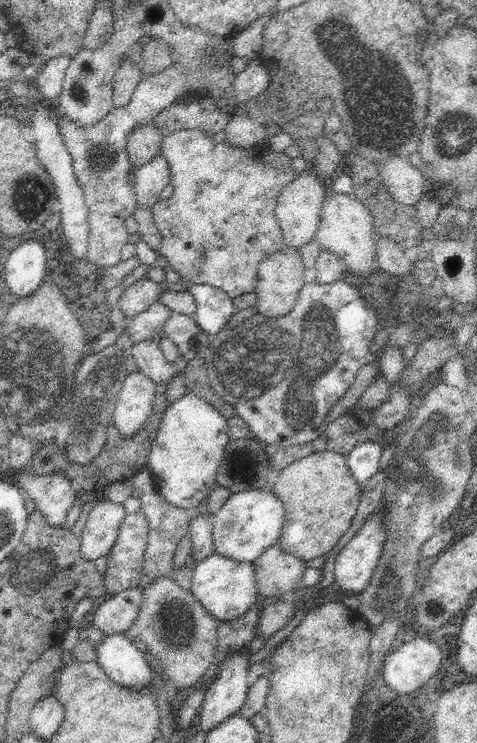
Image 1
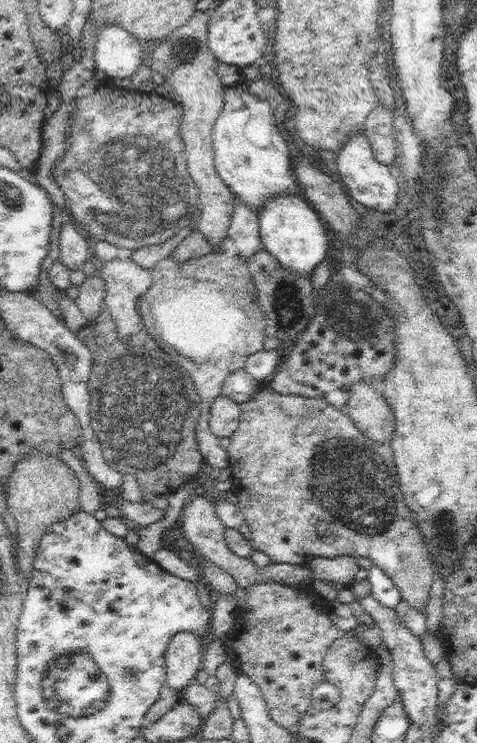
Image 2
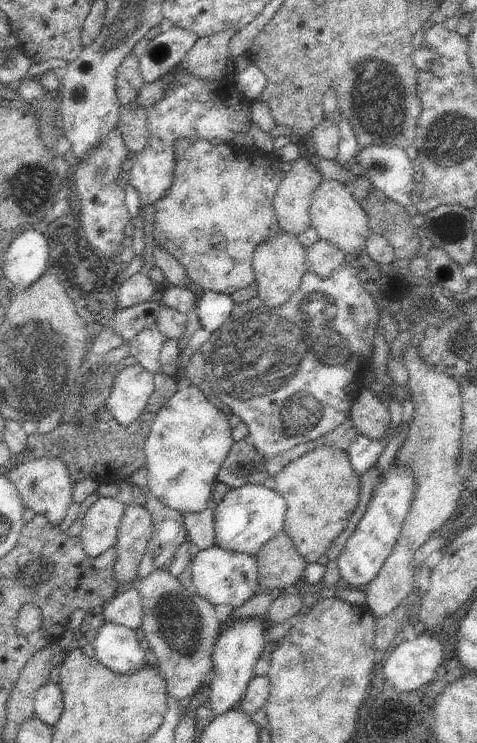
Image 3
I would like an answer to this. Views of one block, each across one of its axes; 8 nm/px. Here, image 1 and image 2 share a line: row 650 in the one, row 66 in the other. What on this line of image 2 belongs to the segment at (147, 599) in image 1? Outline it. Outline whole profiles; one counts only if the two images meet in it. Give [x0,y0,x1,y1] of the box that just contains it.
[151,11,235,253]

